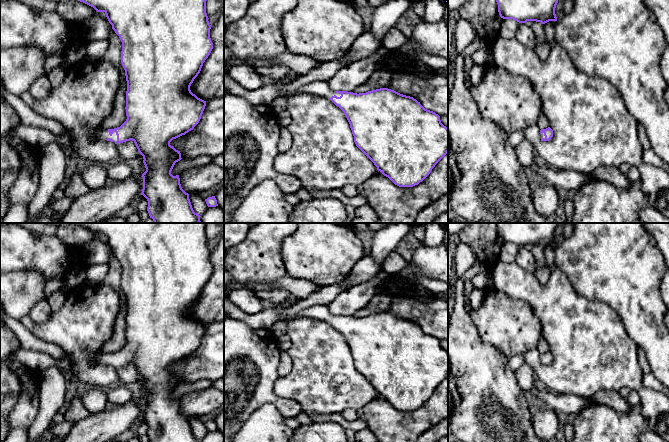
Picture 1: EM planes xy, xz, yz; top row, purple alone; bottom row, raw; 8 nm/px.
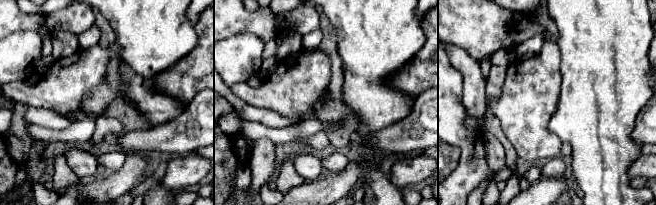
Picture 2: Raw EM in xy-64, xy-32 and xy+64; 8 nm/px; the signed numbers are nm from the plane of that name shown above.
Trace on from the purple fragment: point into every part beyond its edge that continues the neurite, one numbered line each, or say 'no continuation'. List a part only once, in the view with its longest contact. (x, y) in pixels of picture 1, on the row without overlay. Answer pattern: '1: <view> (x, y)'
1: xy (101, 357)

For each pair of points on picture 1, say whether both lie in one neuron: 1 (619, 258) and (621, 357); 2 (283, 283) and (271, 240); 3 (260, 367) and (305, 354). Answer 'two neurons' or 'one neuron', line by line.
1: two neurons
2: two neurons
3: two neurons

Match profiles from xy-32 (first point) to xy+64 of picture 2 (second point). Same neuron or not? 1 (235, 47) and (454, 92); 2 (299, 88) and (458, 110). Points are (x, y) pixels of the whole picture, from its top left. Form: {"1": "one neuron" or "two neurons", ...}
{"1": "one neuron", "2": "two neurons"}

